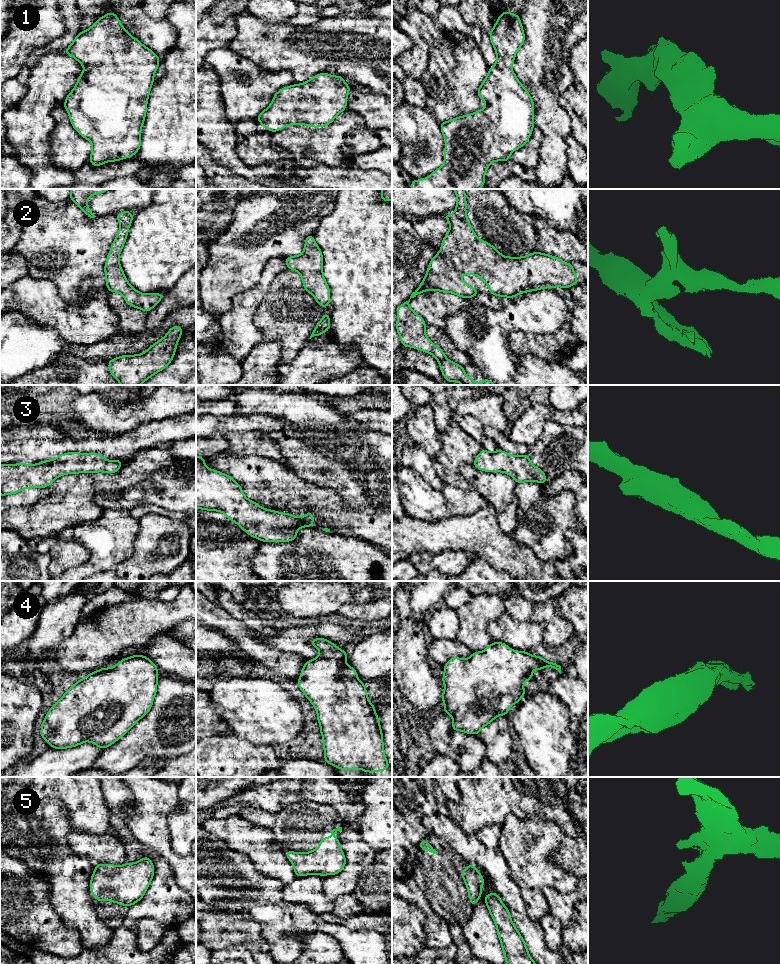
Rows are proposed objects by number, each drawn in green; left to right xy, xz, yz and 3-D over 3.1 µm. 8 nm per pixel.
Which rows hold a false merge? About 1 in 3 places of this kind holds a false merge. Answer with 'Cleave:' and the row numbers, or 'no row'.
Cleave: no row

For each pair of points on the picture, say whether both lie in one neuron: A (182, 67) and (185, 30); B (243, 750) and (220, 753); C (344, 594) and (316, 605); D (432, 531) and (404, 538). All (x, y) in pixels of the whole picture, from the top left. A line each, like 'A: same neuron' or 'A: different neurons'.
A: same neuron
B: same neuron
C: same neuron
D: same neuron

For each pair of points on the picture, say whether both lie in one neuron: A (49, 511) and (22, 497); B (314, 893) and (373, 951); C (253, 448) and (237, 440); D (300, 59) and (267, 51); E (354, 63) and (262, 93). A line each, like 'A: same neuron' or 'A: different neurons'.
A: different neurons
B: different neurons
C: same neuron
D: same neuron
E: different neurons

